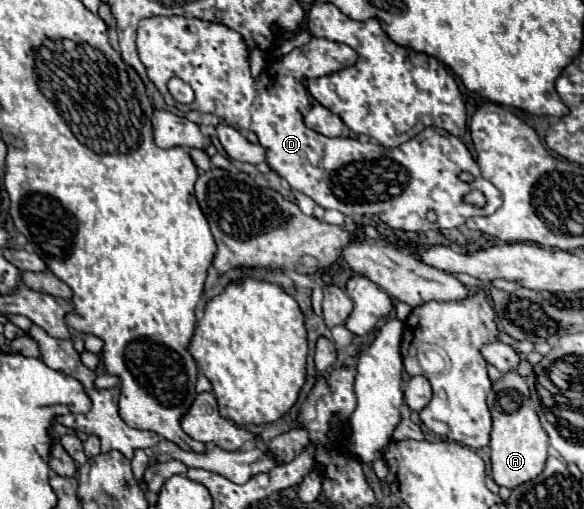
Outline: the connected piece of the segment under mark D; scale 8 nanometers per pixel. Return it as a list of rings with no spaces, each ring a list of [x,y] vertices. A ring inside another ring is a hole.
[[[157,16],[145,18],[145,20],[139,22],[137,52],[139,52],[141,62],[147,68],[149,80],[157,86],[157,90],[161,92],[165,102],[169,106],[175,106],[175,108],[183,110],[183,112],[187,112],[187,110],[209,112],[209,114],[215,114],[221,122],[225,122],[229,126],[235,126],[237,130],[255,132],[257,138],[259,138],[259,144],[267,150],[267,164],[271,166],[271,170],[275,170],[281,178],[285,178],[293,190],[311,196],[315,204],[319,204],[323,208],[339,210],[345,216],[375,214],[389,228],[409,230],[409,232],[425,232],[425,230],[431,230],[431,228],[437,228],[437,230],[457,228],[457,226],[465,224],[467,218],[489,216],[501,206],[501,192],[481,176],[481,170],[479,170],[477,162],[473,160],[473,156],[469,154],[469,150],[465,148],[465,144],[457,136],[453,136],[445,130],[425,128],[419,136],[415,136],[413,140],[409,140],[401,146],[385,148],[385,146],[373,144],[373,142],[363,144],[363,142],[353,140],[353,138],[327,138],[327,136],[317,134],[315,130],[311,130],[303,124],[303,116],[299,112],[297,102],[309,102],[305,82],[309,78],[335,74],[335,72],[343,70],[345,66],[353,66],[353,62],[357,62],[357,52],[351,46],[339,44],[339,42],[329,42],[325,38],[311,38],[311,42],[307,46],[295,48],[291,54],[279,56],[279,60],[277,58],[267,58],[265,68],[263,68],[263,72],[257,80],[251,76],[249,48],[247,48],[245,40],[241,38],[239,32],[223,30],[223,46],[199,46],[197,50],[199,50],[199,54],[197,54],[199,66],[175,66],[173,60],[171,60],[171,64],[167,64],[165,62],[165,46],[157,46]],[[171,76],[181,78],[183,82],[187,82],[193,88],[193,92],[195,92],[193,104],[177,104],[169,96],[167,80]],[[463,170],[471,172],[475,176],[473,184],[463,184],[459,180],[459,172],[463,172]],[[471,190],[479,190],[489,200],[489,208],[469,208],[469,204],[465,202],[465,196]],[[427,210],[437,212],[437,224],[427,222],[427,218],[425,218]]]

